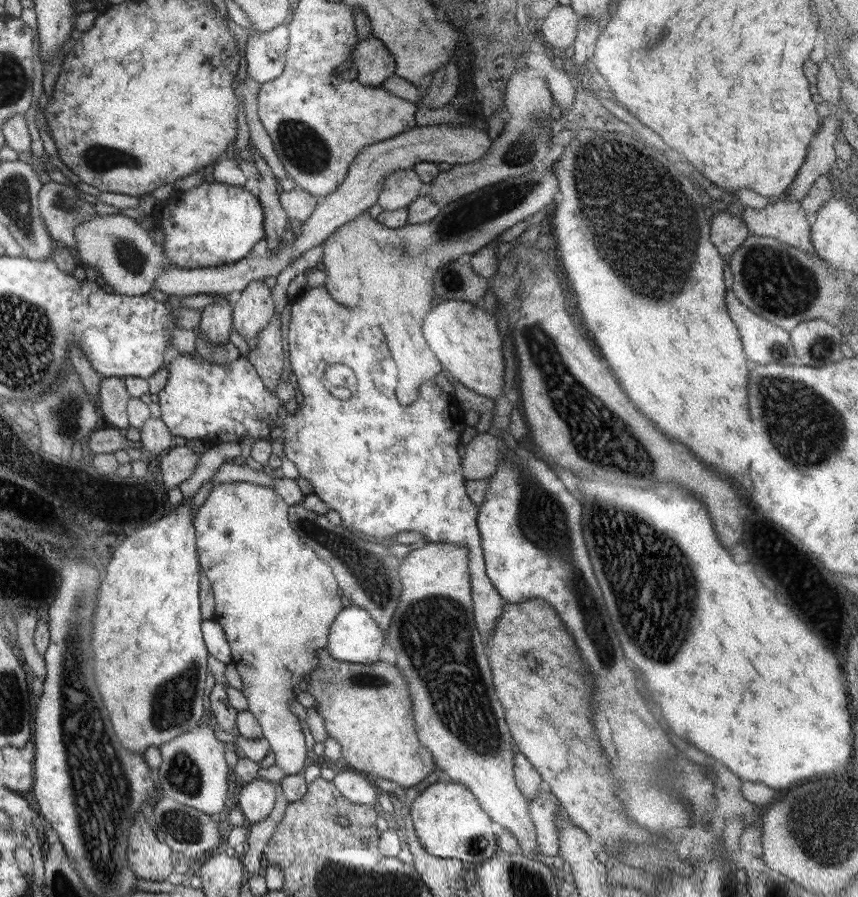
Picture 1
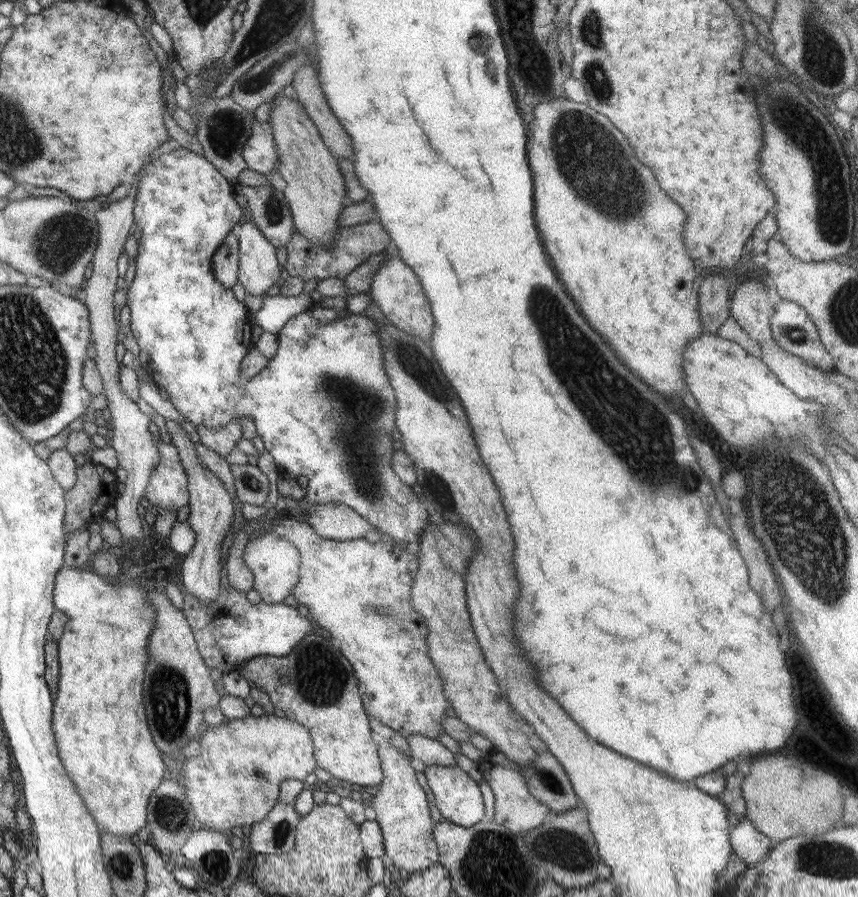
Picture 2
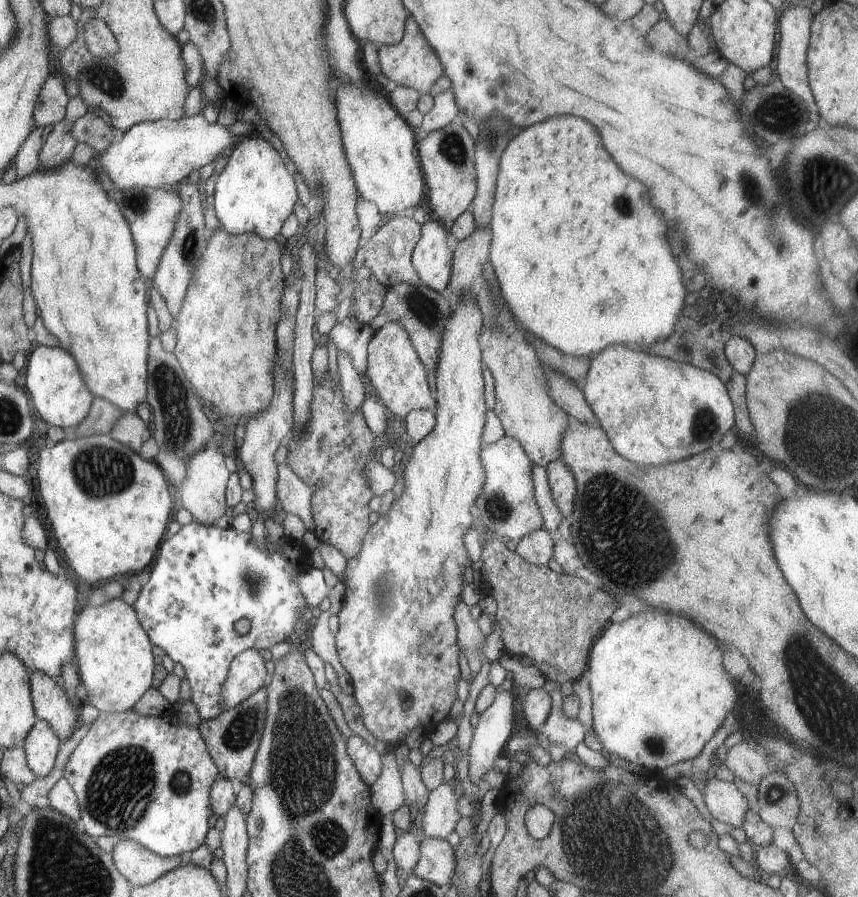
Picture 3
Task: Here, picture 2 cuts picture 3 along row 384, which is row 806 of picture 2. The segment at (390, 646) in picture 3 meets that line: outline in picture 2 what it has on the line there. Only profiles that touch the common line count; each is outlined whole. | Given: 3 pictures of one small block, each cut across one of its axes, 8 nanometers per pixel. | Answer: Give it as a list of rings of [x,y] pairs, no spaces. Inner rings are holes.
[[[458,766],[426,767],[423,774],[433,794],[435,808],[444,820],[463,828],[483,820],[483,801],[478,784]]]

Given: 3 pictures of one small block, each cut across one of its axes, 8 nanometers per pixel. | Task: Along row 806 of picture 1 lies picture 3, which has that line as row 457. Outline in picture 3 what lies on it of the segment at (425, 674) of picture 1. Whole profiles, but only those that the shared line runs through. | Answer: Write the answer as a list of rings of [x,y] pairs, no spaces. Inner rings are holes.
[[[503,436],[483,447],[480,459],[484,468],[484,483],[474,501],[483,522],[483,531],[493,530],[493,536],[501,540],[518,541],[522,536],[541,528],[543,517],[534,499],[532,462],[522,446],[515,439]]]

